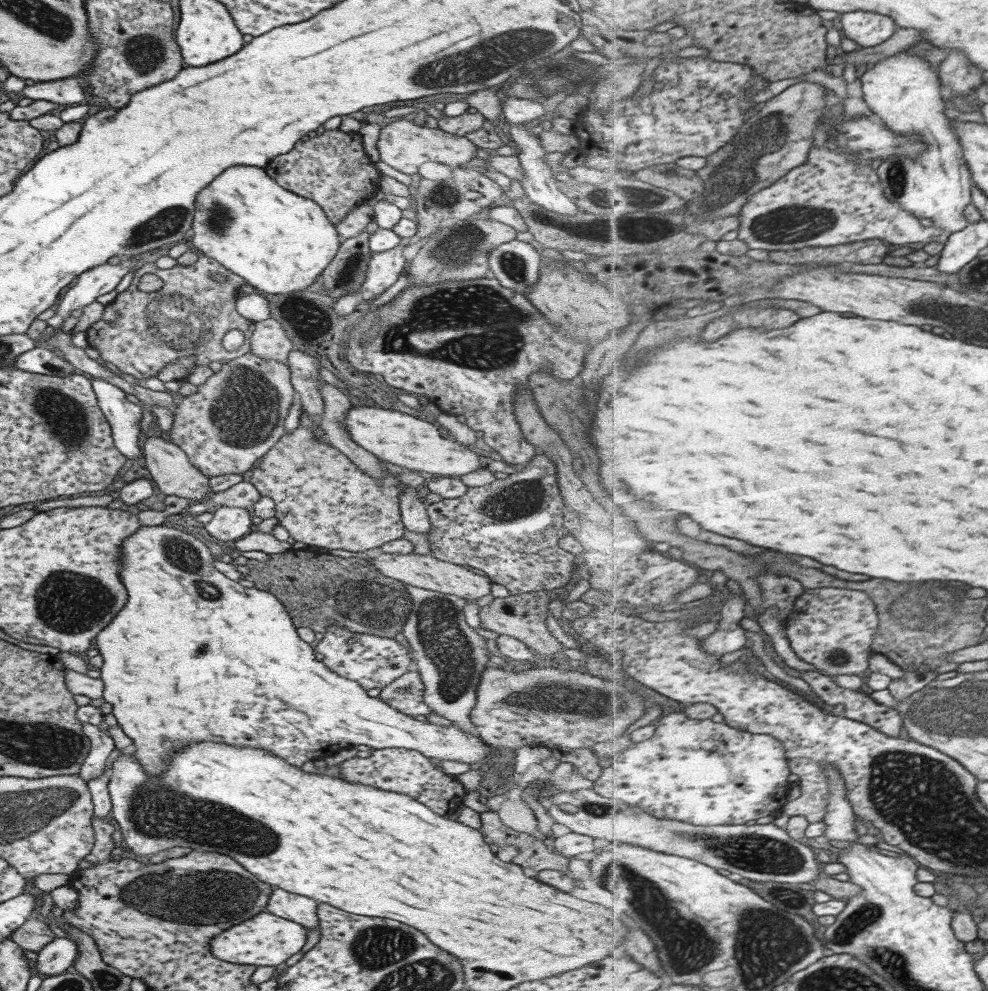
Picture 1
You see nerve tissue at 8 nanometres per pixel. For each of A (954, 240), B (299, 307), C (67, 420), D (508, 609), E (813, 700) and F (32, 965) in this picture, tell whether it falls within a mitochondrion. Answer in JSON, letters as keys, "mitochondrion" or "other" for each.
{"A":"other","B":"mitochondrion","C":"mitochondrion","D":"other","E":"other","F":"other"}

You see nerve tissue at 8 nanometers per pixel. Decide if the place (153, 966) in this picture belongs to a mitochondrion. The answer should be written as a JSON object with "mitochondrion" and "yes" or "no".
{"mitochondrion":"no"}

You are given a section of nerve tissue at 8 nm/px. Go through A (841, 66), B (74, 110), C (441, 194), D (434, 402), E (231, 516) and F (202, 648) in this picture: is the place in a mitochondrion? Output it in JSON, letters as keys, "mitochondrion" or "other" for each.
{"A":"other","B":"other","C":"mitochondrion","D":"other","E":"other","F":"mitochondrion"}

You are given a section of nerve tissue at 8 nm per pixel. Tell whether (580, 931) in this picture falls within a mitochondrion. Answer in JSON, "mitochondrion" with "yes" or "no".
{"mitochondrion":"no"}

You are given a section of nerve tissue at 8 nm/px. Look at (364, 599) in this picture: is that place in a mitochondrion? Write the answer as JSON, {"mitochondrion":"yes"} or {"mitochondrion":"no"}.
{"mitochondrion":"yes"}

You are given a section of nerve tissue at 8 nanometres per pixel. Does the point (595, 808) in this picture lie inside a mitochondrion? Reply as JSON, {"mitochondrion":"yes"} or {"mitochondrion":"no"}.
{"mitochondrion":"yes"}

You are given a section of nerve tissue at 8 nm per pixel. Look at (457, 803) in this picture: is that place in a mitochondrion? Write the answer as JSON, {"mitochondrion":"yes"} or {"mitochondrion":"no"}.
{"mitochondrion":"no"}

